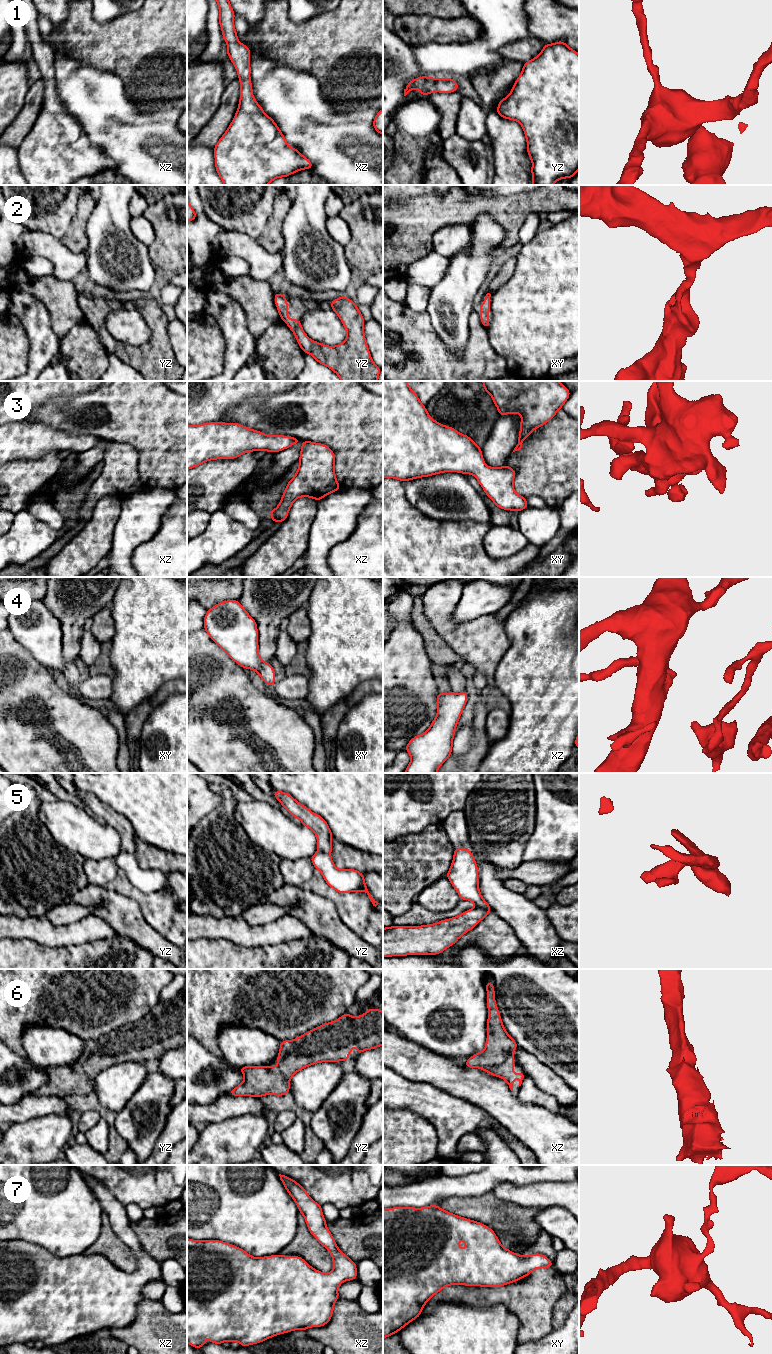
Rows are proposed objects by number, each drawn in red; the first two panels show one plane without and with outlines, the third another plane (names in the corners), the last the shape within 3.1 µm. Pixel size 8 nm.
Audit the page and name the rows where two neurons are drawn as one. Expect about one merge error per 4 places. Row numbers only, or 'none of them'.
5

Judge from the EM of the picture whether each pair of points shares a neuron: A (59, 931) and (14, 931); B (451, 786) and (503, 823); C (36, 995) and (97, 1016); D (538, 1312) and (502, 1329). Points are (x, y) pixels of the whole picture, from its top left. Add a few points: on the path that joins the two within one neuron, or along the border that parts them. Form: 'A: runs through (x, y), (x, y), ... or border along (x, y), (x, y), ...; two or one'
A: runs through (48, 931), (25, 931); one
B: border along (478, 783), (467, 798), (462, 809); two
C: runs through (51, 995), (76, 995), (82, 1001); one
D: border along (503, 1303), (515, 1314), (519, 1322), (517, 1343); two

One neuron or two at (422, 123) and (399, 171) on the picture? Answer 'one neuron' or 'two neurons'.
one neuron

